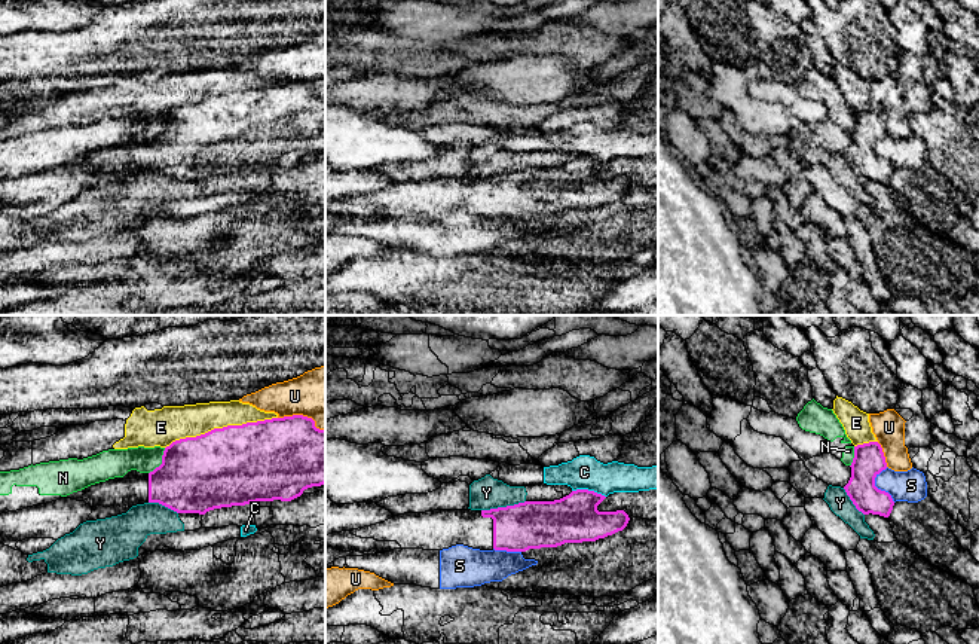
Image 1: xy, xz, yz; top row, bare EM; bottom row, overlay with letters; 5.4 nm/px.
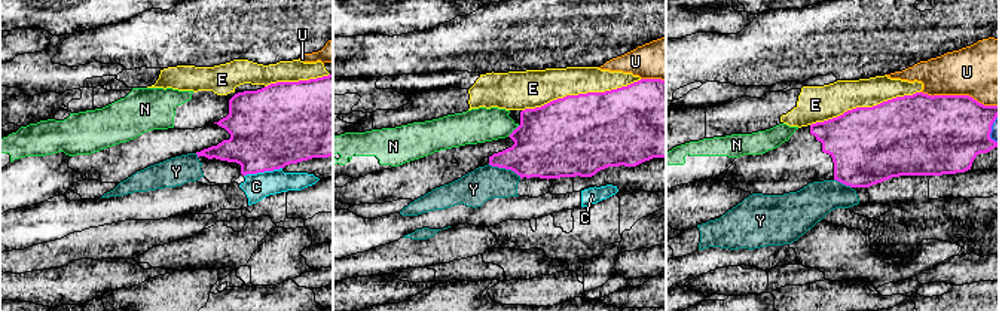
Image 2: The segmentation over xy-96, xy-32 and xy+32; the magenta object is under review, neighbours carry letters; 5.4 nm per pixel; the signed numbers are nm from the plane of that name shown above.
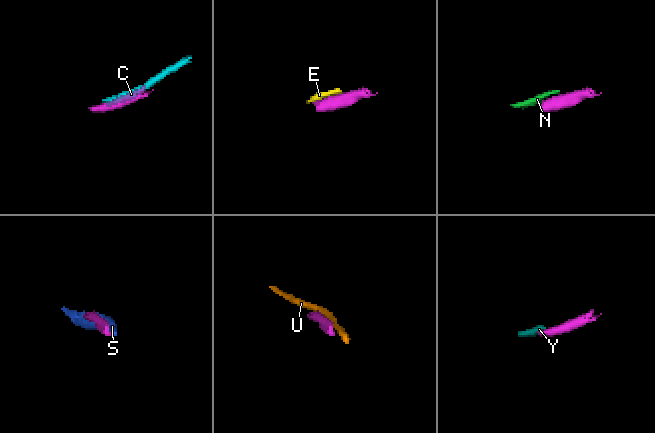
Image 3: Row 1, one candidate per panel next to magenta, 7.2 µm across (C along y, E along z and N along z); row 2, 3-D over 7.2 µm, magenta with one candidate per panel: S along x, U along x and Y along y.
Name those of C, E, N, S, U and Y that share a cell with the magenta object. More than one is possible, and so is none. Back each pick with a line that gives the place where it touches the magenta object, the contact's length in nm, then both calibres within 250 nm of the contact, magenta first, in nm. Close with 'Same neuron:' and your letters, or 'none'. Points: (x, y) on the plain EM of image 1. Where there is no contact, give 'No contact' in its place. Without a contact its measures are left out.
Same neuron: none

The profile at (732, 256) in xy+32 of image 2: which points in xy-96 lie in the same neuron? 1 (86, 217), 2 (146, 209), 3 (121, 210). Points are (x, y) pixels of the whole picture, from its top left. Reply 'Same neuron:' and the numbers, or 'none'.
Same neuron: none

